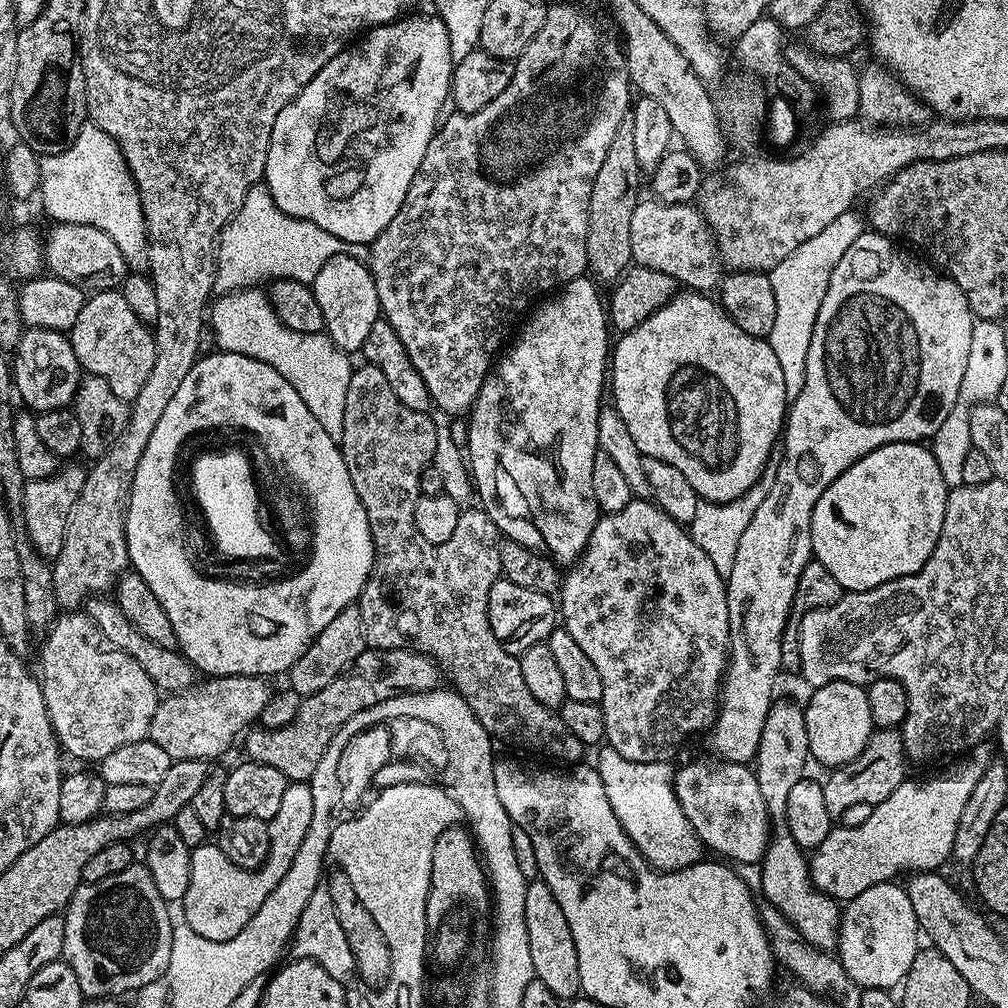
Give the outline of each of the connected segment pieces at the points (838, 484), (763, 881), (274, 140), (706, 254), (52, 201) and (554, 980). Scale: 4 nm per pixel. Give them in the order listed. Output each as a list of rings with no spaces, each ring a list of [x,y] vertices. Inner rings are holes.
[[[894,442],[866,454],[854,466],[834,478],[818,498],[812,515],[812,554],[822,562],[845,592],[874,590],[891,580],[914,574],[926,566],[946,518],[950,489],[934,462],[934,451],[920,442]]]
[[[777,699],[766,714],[766,726],[762,726],[762,742],[758,742],[754,771],[758,778],[758,790],[762,790],[762,802],[766,802],[771,836],[764,858],[758,865],[758,881],[764,891],[763,899],[773,904],[814,946],[823,952],[832,952],[840,942],[841,905],[812,884],[812,870],[805,849],[794,842],[784,816],[790,790],[799,780],[805,779],[804,767],[810,764],[806,718],[803,707],[792,700]]]
[[[435,14],[412,15],[405,15],[392,24],[380,24],[376,28],[369,28],[362,38],[349,43],[337,56],[330,58],[330,62],[326,62],[326,66],[322,66],[322,70],[318,70],[318,74],[314,74],[314,78],[310,78],[306,87],[284,107],[282,114],[274,118],[274,130],[270,138],[263,179],[268,193],[287,216],[299,220],[313,220],[319,228],[334,234],[334,238],[342,238],[348,246],[371,245],[372,241],[378,238],[378,234],[382,234],[382,230],[390,226],[390,221],[394,214],[398,214],[406,198],[406,190],[410,190],[410,182],[414,182],[418,166],[422,166],[422,158],[426,158],[426,146],[430,146],[441,119],[440,111],[443,110],[444,104],[446,108],[446,101],[450,96],[454,63],[451,60],[447,30]]]
[[[655,198],[647,199],[637,203],[630,222],[633,261],[639,267],[670,274],[677,285],[685,289],[711,293],[722,279],[722,265],[716,250],[716,239],[712,237],[700,209],[692,204],[662,204]]]
[[[86,122],[74,138],[74,142],[66,150],[53,156],[40,157],[40,191],[38,200],[44,203],[48,211],[49,221],[58,224],[81,224],[82,226],[98,226],[122,250],[122,258],[129,269],[144,270],[148,266],[148,231],[144,229],[144,215],[140,205],[140,195],[136,189],[134,178],[130,174],[128,164],[120,147],[97,124]]]
[[[539,878],[530,880],[526,886],[526,934],[530,934],[530,958],[534,961],[536,979],[550,986],[550,994],[554,994],[557,1001],[568,1002],[579,997],[578,950],[574,946],[574,934],[570,934],[566,914],[562,914],[562,906],[558,906],[554,894],[550,894],[550,886]]]

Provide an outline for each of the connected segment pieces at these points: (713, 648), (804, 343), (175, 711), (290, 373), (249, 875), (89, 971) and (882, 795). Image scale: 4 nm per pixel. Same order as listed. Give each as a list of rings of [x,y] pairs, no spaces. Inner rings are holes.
[[[644,498],[632,499],[617,512],[603,513],[596,521],[584,552],[579,560],[567,569],[567,572],[558,588],[558,616],[570,638],[578,642],[579,648],[589,656],[590,662],[594,662],[602,678],[602,698],[599,706],[606,718],[604,740],[607,747],[618,750],[618,754],[622,754],[622,758],[630,758],[630,762],[671,761],[673,759],[671,756],[687,742],[688,736],[694,735],[695,732],[709,731],[718,707],[720,686],[728,663],[730,638],[730,610],[726,580],[719,576],[714,564],[710,562],[710,558],[706,556],[701,546],[695,542],[689,529],[674,518],[670,518],[670,514],[666,514],[657,504]]]
[[[849,210],[838,214],[830,226],[825,226],[815,238],[802,242],[794,254],[782,258],[782,262],[778,262],[778,266],[768,273],[770,286],[774,286],[774,326],[766,339],[782,366],[786,398],[790,402],[800,393],[802,382],[806,380],[806,353],[810,350],[810,338],[814,338],[818,306],[822,306],[826,286],[830,286],[830,274],[834,274],[834,266],[838,266],[838,258],[842,258],[842,254],[846,254],[846,250],[858,242],[864,231],[866,224],[861,213],[859,216],[856,210]]]
[[[214,676],[203,682],[205,684],[197,683],[187,688],[185,692],[165,695],[156,705],[154,718],[150,718],[147,739],[162,746],[162,750],[166,750],[166,754],[170,754],[172,760],[198,758],[209,762],[215,761],[215,756],[222,755],[235,742],[236,735],[238,740],[245,729],[259,721],[266,702],[273,694],[273,689],[268,688],[269,681],[263,676]]]
[[[237,290],[217,295],[210,304],[210,327],[219,351],[246,354],[246,358],[274,366],[274,370],[298,390],[298,398],[310,406],[310,414],[322,422],[322,430],[340,441],[346,386],[350,386],[354,367],[353,361],[348,361],[351,360],[349,353],[343,352],[324,332],[302,334],[290,330],[276,317],[267,295],[260,290]]]
[[[289,783],[286,794],[282,794],[282,806],[278,814],[268,821],[270,830],[270,854],[263,868],[249,870],[239,868],[226,854],[222,854],[219,843],[205,842],[192,849],[192,869],[190,870],[190,886],[186,890],[182,907],[184,907],[183,923],[194,930],[194,934],[202,934],[202,938],[210,938],[214,942],[226,942],[234,938],[258,914],[262,902],[270,898],[274,886],[286,878],[286,870],[294,863],[298,855],[298,846],[302,846],[302,838],[306,838],[306,830],[310,830],[310,822],[314,818],[314,794],[311,783]]]
[[[140,862],[132,863],[119,874],[110,874],[110,878],[102,878],[102,882],[81,883],[63,913],[66,942],[62,958],[68,963],[70,970],[74,970],[84,997],[120,998],[123,992],[135,994],[150,982],[154,982],[154,978],[162,975],[166,966],[170,966],[172,953],[174,919],[168,913],[168,908],[169,901],[164,900],[162,894],[158,894],[158,886],[154,886],[150,870]]]
[[[894,728],[873,731],[858,758],[827,773],[828,780],[823,781],[826,810],[832,817],[840,818],[843,812],[848,812],[859,804],[871,806],[890,798],[890,794],[894,794],[894,790],[898,790],[898,786],[906,779],[904,764],[906,765],[906,753],[903,735]]]

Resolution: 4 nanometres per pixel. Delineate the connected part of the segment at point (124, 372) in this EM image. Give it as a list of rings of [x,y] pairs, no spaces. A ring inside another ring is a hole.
[[[109,290],[93,292],[85,299],[70,339],[81,369],[87,375],[102,378],[118,398],[131,402],[138,390],[142,390],[146,378],[150,378],[150,370],[154,370],[152,334],[153,329],[143,324],[134,310],[130,310],[124,295],[118,290]]]

